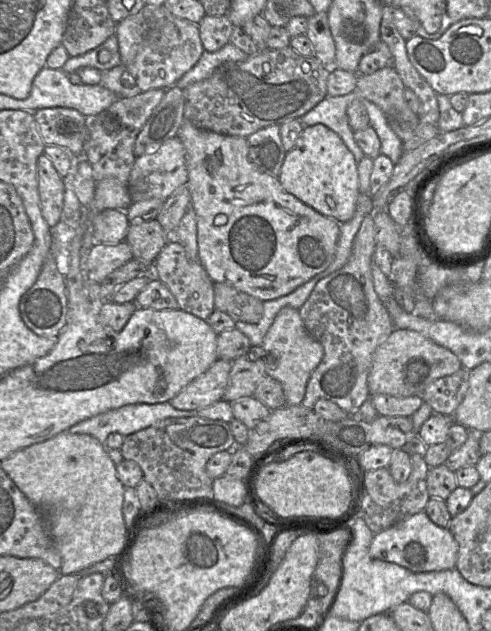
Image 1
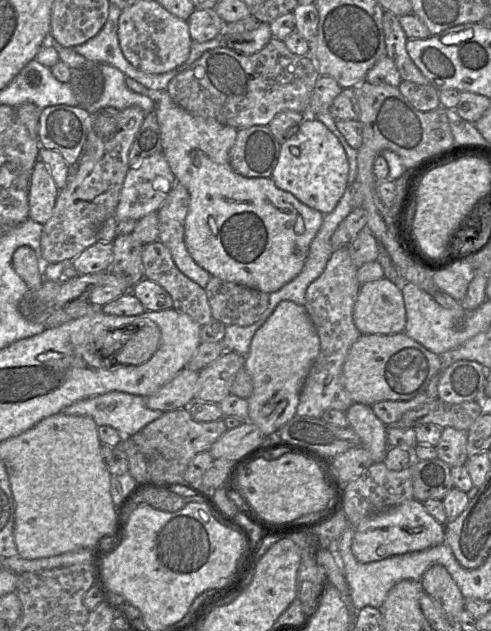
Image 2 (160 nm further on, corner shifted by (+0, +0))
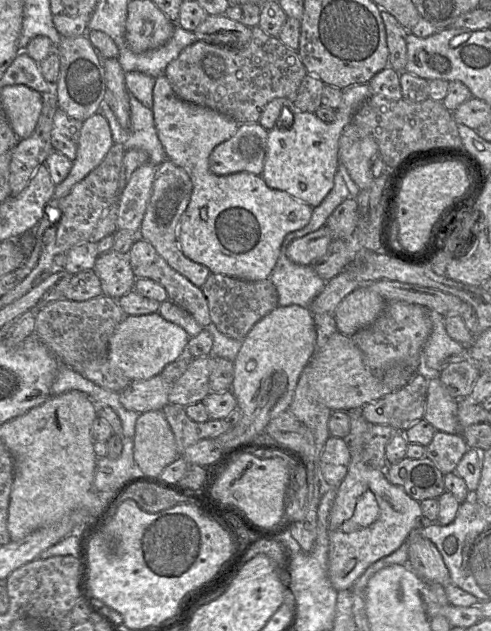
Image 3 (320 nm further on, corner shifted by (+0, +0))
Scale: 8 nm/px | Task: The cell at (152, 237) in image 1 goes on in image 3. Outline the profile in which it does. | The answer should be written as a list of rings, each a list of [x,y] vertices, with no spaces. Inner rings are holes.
[[[111,250],[99,255],[93,271],[100,279],[103,295],[105,296],[118,300],[134,290],[137,278],[132,271],[128,254]]]

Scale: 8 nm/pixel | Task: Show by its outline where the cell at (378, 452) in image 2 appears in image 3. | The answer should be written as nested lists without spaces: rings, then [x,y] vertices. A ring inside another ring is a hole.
[[[359,411],[345,412],[350,415],[350,433],[343,439],[348,442],[351,461],[346,477],[337,487],[328,523],[327,574],[337,591],[351,589],[367,567],[398,549],[412,530],[433,523],[424,517],[420,502],[387,479],[385,469],[374,469],[363,461],[364,443],[372,424]]]

